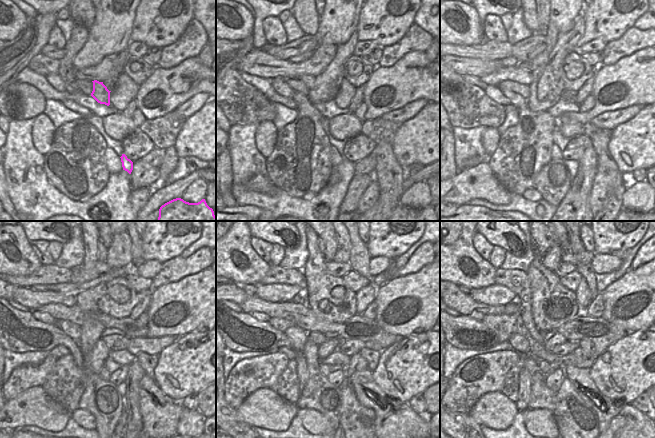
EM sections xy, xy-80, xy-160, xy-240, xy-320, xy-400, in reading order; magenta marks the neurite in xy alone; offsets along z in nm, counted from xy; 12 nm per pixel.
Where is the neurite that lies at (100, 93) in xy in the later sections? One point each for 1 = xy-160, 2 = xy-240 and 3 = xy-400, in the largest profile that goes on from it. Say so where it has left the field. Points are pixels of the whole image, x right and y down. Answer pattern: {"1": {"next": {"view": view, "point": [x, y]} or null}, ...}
{"1": {"next": {"view": "xy-160", "point": [515, 74]}}, "2": {"next": {"view": "xy-240", "point": [31, 299]}}, "3": {"next": null}}

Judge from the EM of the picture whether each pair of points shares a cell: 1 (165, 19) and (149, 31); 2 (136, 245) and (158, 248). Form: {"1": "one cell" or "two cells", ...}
{"1": "one cell", "2": "two cells"}

